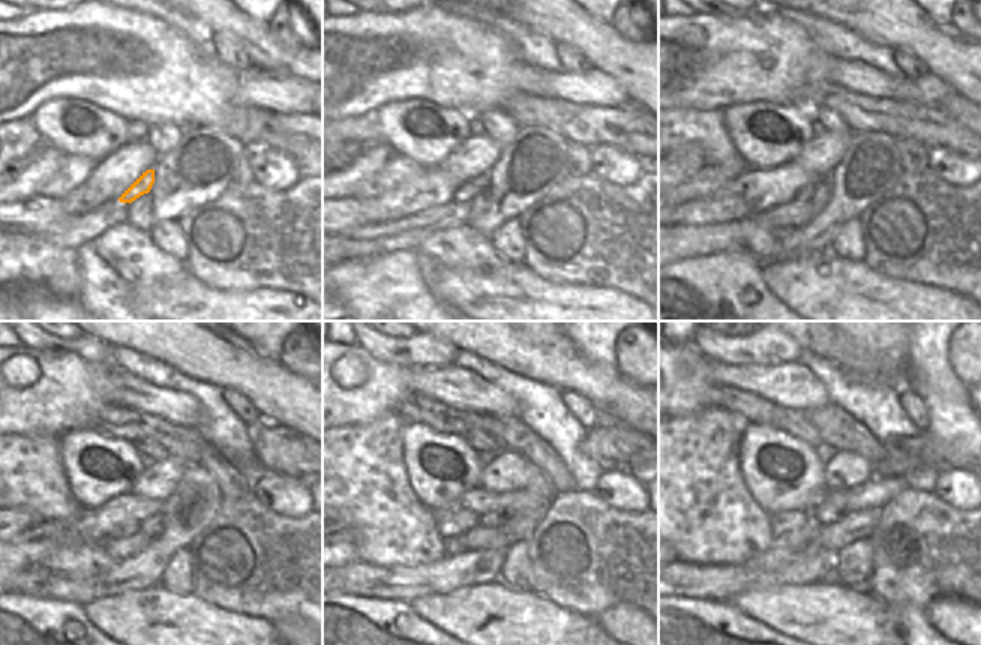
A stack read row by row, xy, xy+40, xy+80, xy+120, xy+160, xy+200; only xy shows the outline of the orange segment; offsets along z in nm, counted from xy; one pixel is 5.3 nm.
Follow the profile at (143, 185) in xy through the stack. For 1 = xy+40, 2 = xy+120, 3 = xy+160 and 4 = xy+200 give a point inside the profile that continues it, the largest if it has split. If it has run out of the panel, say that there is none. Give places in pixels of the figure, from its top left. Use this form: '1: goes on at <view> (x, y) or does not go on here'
1: goes on at xy+40 (467, 191)
2: goes on at xy+120 (132, 528)
3: goes on at xy+160 (450, 525)
4: goes on at xy+200 (783, 522)

